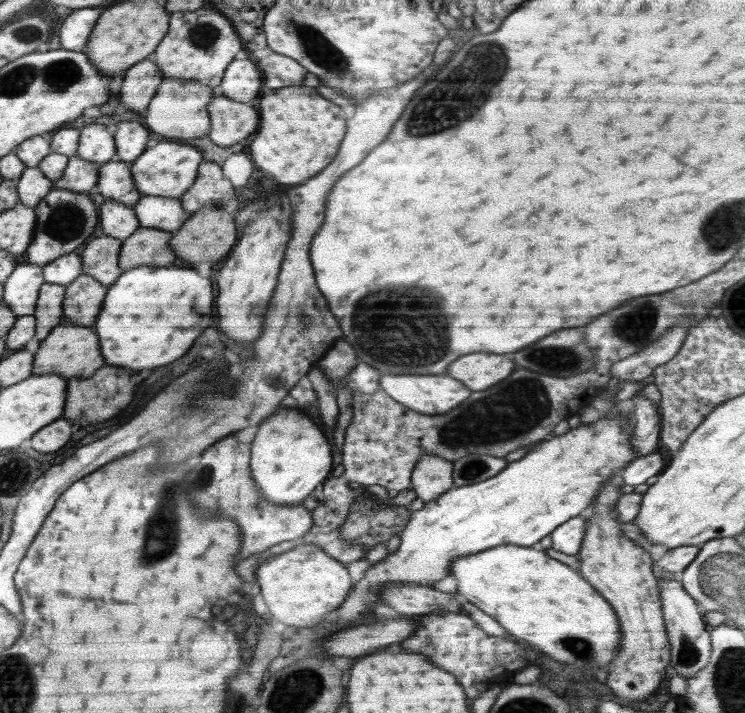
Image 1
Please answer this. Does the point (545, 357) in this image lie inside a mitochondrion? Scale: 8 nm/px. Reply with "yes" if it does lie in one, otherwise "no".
yes

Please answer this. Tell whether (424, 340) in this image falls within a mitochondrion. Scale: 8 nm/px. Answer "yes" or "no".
yes

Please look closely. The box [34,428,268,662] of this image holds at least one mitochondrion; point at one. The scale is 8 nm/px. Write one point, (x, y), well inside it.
(163, 533)

